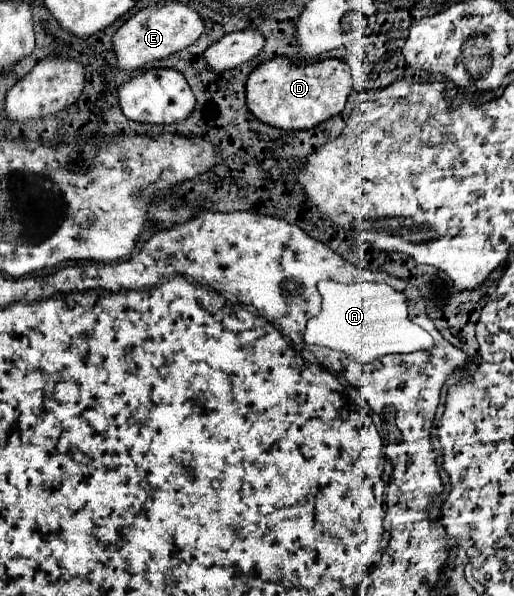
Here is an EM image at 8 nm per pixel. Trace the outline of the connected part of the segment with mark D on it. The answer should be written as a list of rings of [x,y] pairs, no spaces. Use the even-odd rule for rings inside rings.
[[[274,57],[258,65],[246,81],[246,103],[250,113],[276,129],[312,129],[344,111],[352,91],[348,65],[340,59],[324,59],[312,65],[294,65],[286,57]]]

